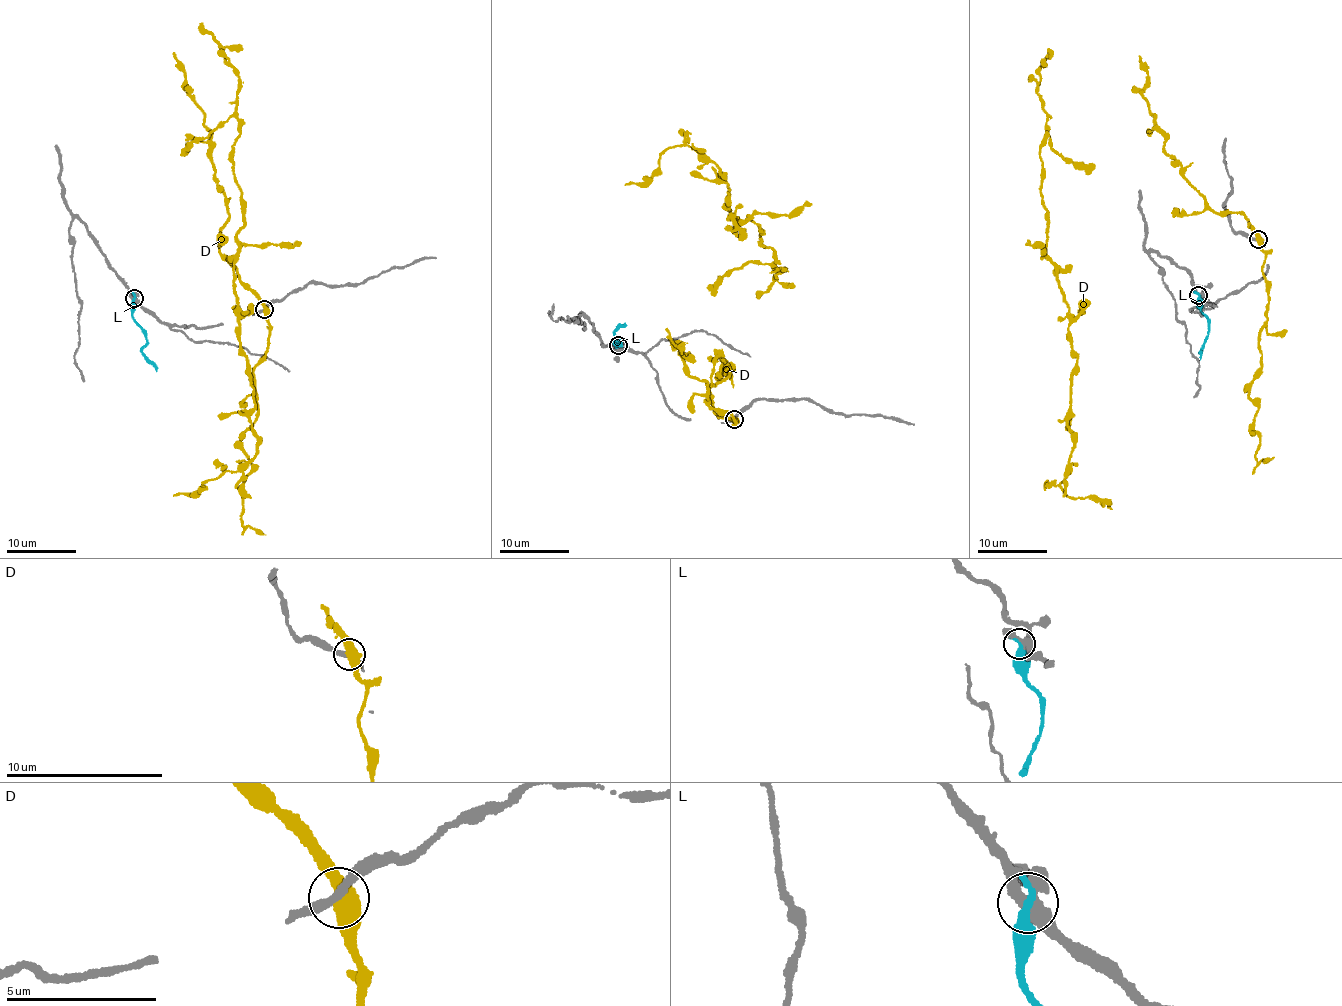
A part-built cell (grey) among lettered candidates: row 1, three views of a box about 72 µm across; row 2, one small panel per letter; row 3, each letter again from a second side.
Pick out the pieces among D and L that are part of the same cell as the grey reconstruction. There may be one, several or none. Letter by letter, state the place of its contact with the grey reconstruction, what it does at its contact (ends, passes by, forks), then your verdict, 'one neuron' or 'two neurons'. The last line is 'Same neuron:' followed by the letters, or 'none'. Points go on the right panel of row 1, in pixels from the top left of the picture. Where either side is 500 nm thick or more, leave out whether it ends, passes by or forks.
D: (1258, 239) | two neurons
L: (1198, 295) | it ends | two neurons
Same neuron: none

